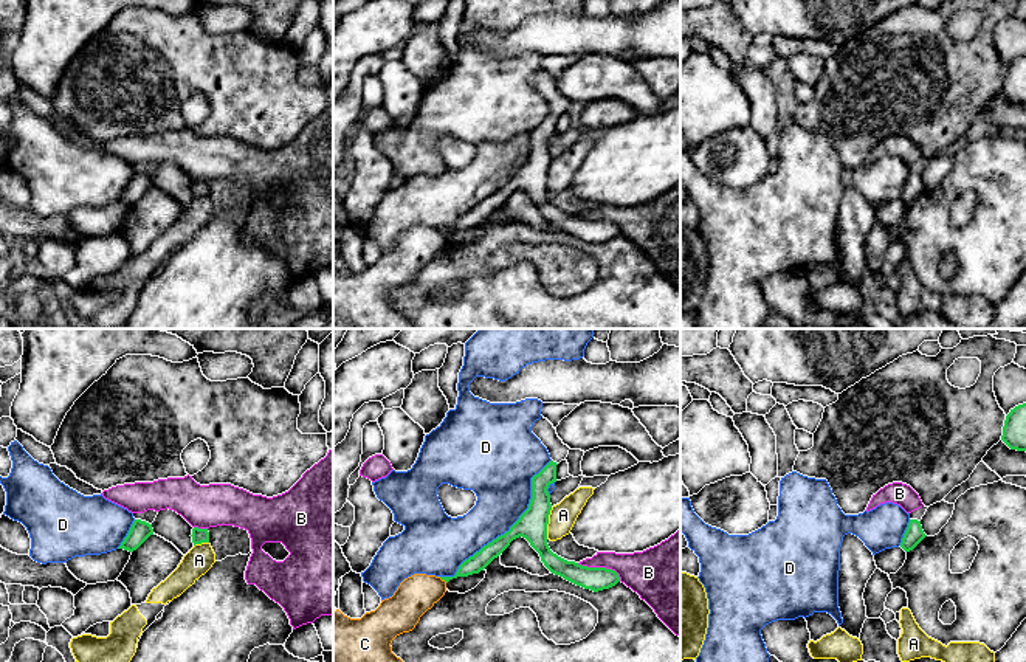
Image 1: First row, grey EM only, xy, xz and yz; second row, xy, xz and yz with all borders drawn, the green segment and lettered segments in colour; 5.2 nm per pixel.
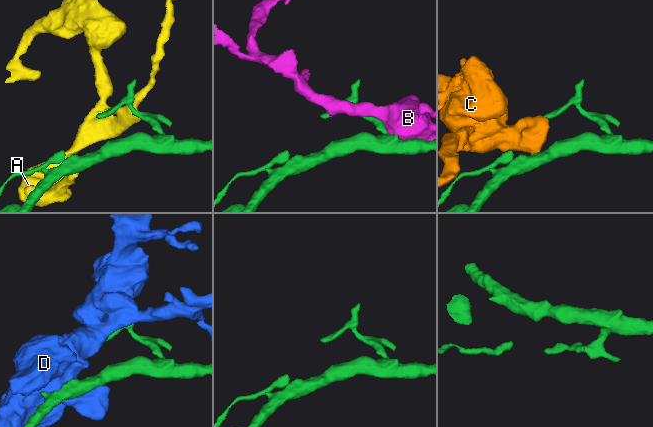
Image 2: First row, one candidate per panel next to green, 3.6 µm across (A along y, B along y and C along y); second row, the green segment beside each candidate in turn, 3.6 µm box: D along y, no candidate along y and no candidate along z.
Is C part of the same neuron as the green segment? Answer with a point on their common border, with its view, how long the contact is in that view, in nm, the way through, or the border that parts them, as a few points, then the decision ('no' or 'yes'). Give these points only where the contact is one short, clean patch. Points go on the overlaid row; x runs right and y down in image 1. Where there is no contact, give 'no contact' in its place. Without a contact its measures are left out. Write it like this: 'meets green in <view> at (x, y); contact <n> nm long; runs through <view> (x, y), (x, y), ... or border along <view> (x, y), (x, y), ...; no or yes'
meets green in xz at (444, 579); contact 50 nm long; border along xz (439, 577), (447, 582); no

